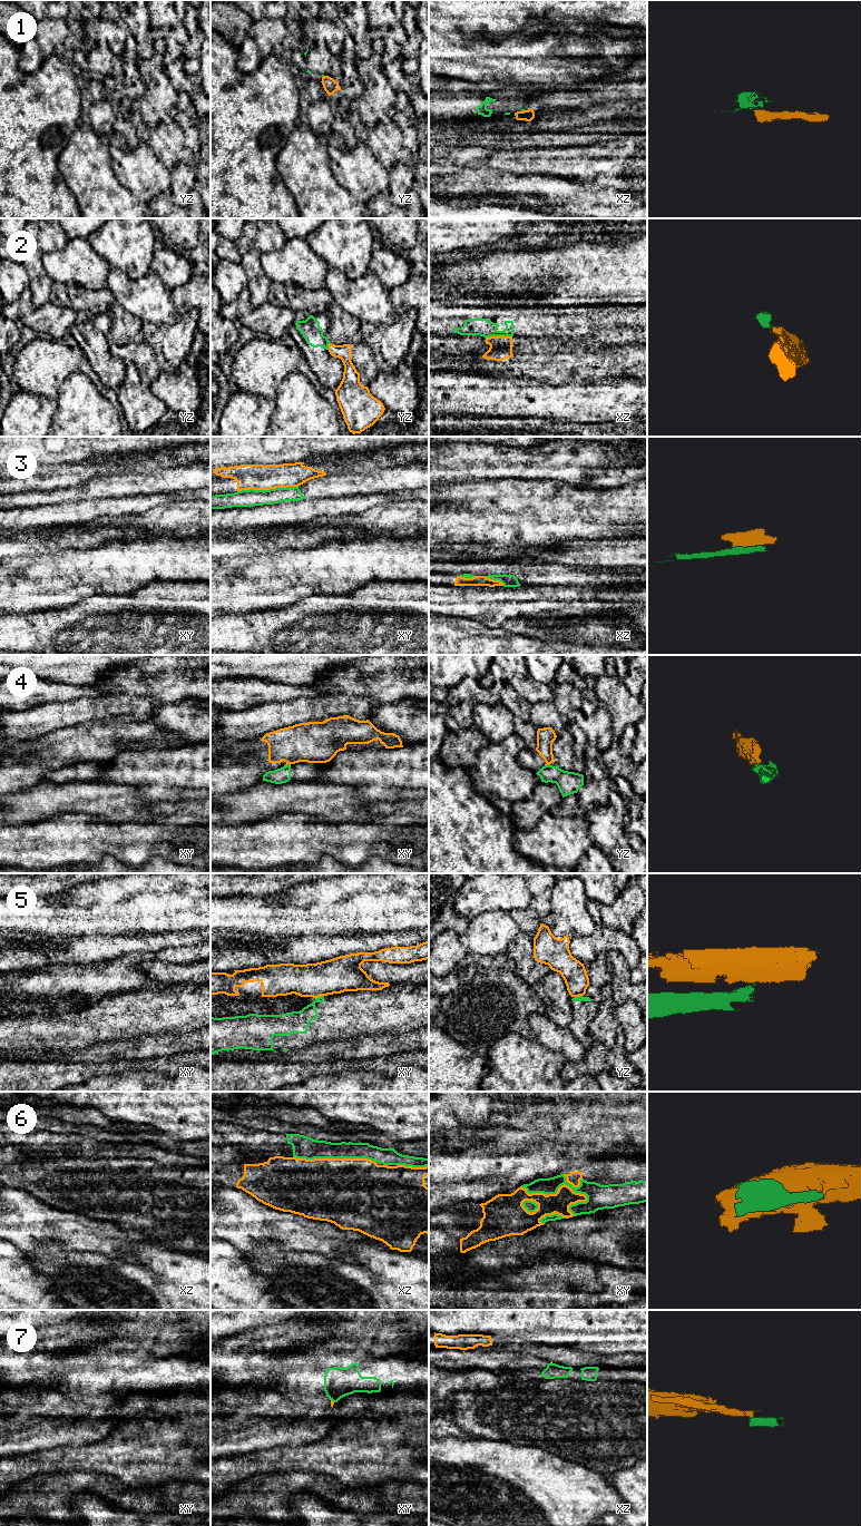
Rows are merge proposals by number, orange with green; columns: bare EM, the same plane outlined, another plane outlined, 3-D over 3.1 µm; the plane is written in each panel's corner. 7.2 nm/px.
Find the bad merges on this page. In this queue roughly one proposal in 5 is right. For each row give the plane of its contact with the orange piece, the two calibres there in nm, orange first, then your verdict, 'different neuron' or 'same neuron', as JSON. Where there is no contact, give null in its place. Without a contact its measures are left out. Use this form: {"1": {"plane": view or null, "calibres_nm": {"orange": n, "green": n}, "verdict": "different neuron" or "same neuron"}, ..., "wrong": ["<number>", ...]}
{"1": {"plane": "xz", "calibres_nm": {"orange": 80, "green": 20}, "verdict": "different neuron"}, "2": {"plane": "xz", "calibres_nm": {"orange": 160, "green": 130}, "verdict": "different neuron"}, "3": {"plane": "xy", "calibres_nm": {"orange": 190, "green": 130}, "verdict": "different neuron"}, "4": {"plane": "xy", "calibres_nm": {"orange": 300, "green": 110}, "verdict": "different neuron"}, "5": {"plane": "xy", "calibres_nm": {"orange": 260, "green": 160}, "verdict": "different neuron"}, "6": {"plane": "xy", "calibres_nm": {"orange": 150, "green": 120}, "verdict": "different neuron"}, "7": {"plane": "xy", "calibres_nm": {"orange": 20, "green": 220}, "verdict": "different neuron"}, "wrong": ["1", "2", "3", "4", "5", "6", "7"]}

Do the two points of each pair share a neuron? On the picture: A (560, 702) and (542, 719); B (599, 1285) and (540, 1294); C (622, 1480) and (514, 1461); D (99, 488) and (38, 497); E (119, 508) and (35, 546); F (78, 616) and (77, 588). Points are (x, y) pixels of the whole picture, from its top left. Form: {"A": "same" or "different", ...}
{"A": "same", "B": "same", "C": "different", "D": "same", "E": "different", "F": "different"}

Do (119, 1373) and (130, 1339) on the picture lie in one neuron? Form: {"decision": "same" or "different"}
{"decision": "different"}

